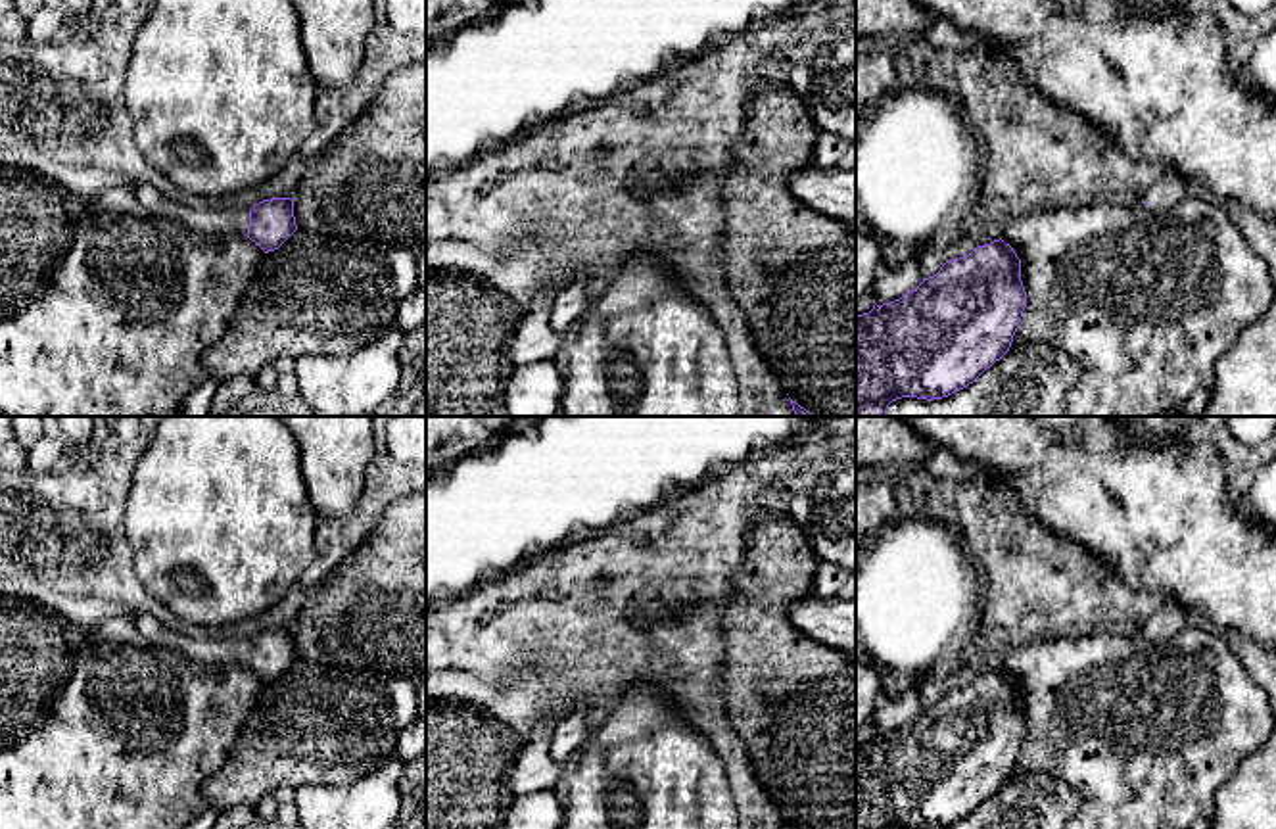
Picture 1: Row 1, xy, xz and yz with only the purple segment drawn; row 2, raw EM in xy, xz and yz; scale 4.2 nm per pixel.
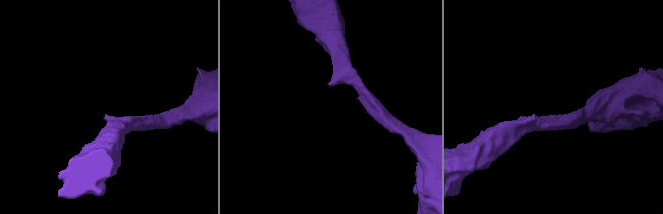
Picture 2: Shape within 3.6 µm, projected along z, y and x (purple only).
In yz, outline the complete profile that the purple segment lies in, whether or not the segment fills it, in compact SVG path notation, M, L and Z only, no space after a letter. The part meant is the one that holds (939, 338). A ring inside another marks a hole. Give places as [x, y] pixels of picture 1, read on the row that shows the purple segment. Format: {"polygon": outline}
{"polygon": "M1000 238L990 244L977 246L965 257L946 261L934 276L923 278L915 290L908 292L900 299L883 305L875 303L869 313L856 315L856 416L885 416L888 405L896 399L917 397L933 401L967 388L1009 351L1025 307L1027 292L1021 280L1021 259L1017 257L1015 249Z"}

